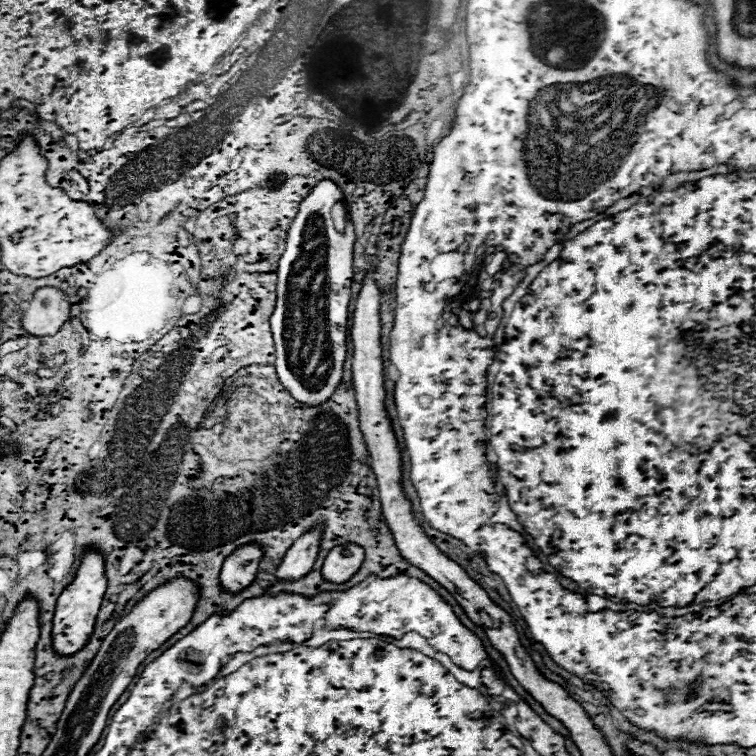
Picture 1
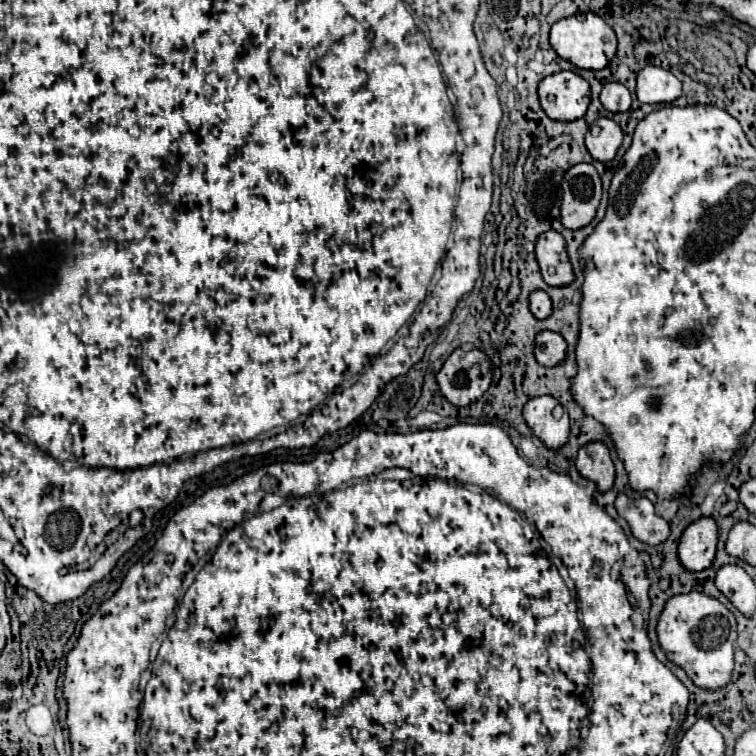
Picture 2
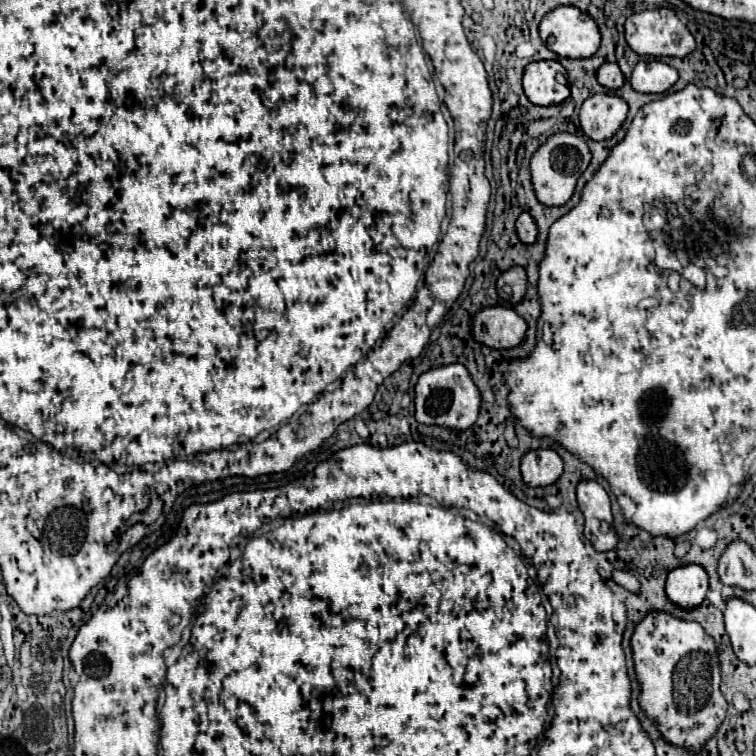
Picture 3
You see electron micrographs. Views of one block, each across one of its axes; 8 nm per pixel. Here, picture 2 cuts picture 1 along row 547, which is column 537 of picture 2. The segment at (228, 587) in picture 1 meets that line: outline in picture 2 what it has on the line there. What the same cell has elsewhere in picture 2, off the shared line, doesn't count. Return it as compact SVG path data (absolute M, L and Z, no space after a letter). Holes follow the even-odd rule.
M550 230L538 238L536 258L542 270L542 278L548 286L564 288L574 282L576 274L566 252L566 240L556 230Z

